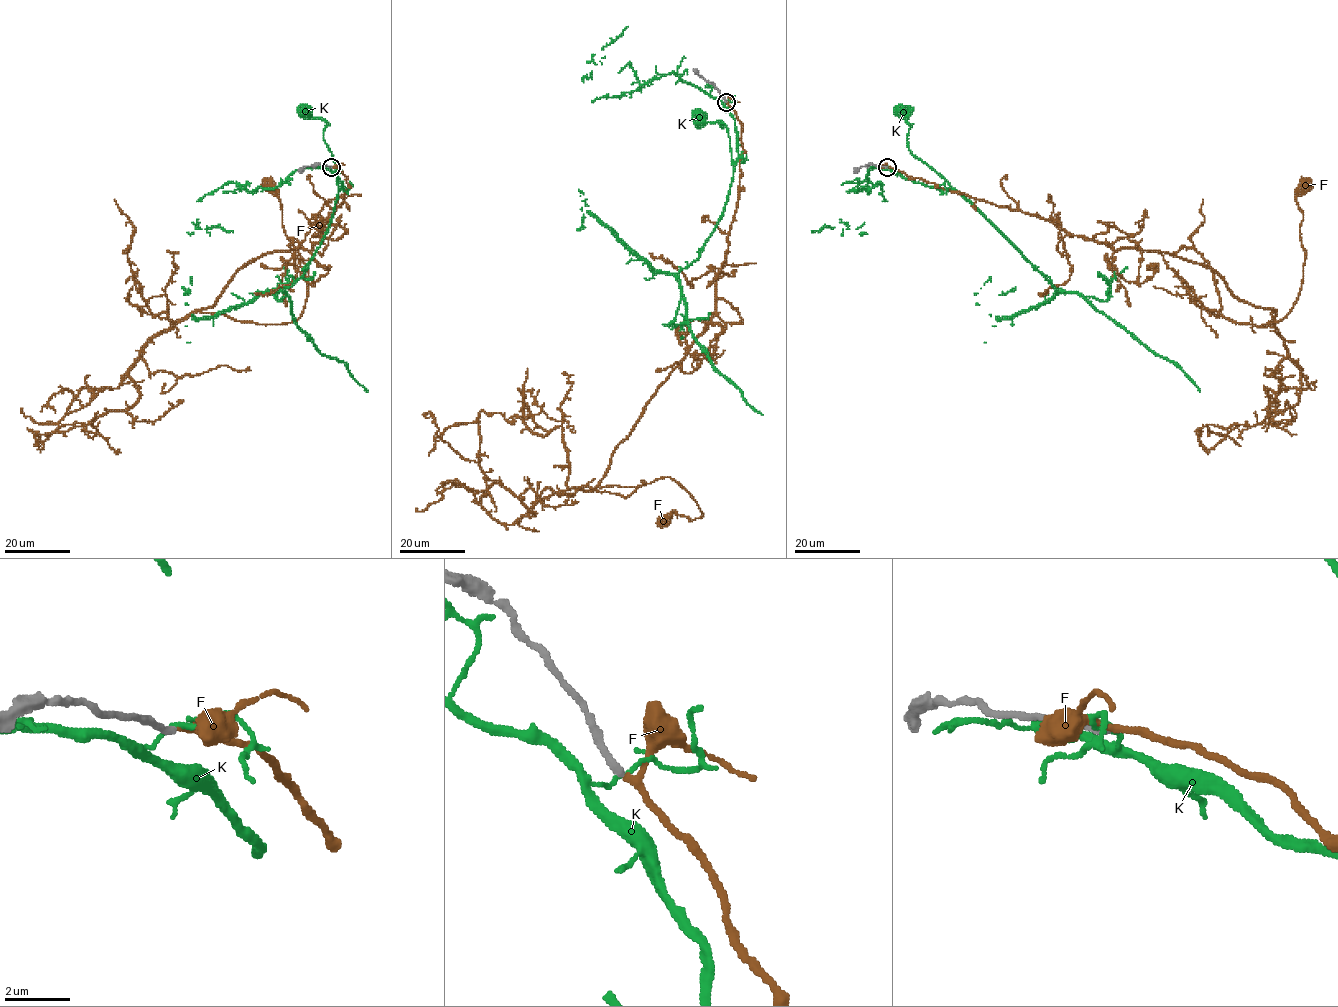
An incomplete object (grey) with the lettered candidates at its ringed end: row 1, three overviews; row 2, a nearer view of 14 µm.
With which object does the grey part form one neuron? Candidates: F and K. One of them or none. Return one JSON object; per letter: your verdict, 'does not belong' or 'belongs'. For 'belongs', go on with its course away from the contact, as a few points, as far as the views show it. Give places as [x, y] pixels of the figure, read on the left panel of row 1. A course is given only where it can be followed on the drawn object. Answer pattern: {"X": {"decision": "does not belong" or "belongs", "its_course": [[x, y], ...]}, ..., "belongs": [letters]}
{"F": {"decision": "belongs", "its_course": [[332, 166], [347, 187], [320, 241], [256, 258], [202, 312], [259, 324], [300, 315], [305, 277], [269, 186]]}, "K": {"decision": "does not belong"}, "belongs": ["F"]}

